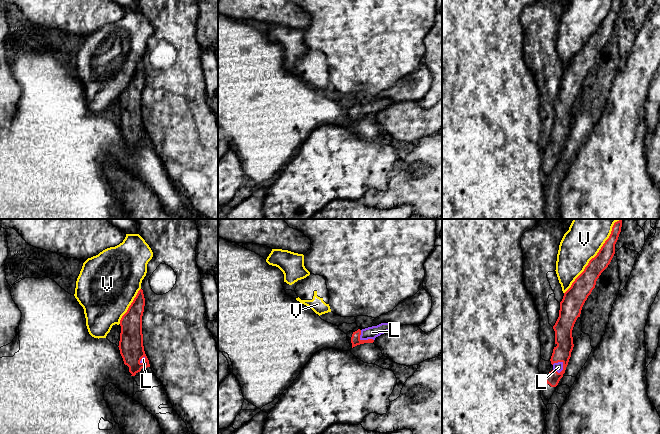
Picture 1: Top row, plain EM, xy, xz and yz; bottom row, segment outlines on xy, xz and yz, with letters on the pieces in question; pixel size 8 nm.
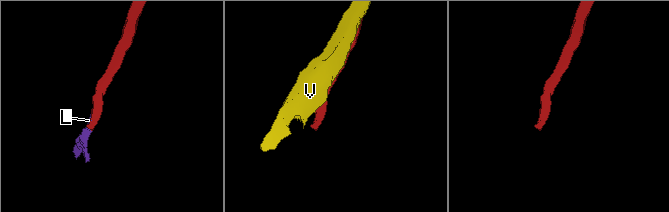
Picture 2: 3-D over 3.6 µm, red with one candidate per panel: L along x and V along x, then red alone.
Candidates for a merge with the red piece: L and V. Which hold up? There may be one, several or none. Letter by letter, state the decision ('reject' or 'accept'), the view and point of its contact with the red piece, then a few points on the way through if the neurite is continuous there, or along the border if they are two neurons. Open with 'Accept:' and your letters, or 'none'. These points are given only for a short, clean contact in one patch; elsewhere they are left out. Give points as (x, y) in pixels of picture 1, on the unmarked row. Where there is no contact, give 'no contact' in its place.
Accept: L
L: accept; contact yz (560, 137); way yz (563, 106), (563, 126), (560, 137), (558, 143)
V: reject; contact yz (591, 35)

